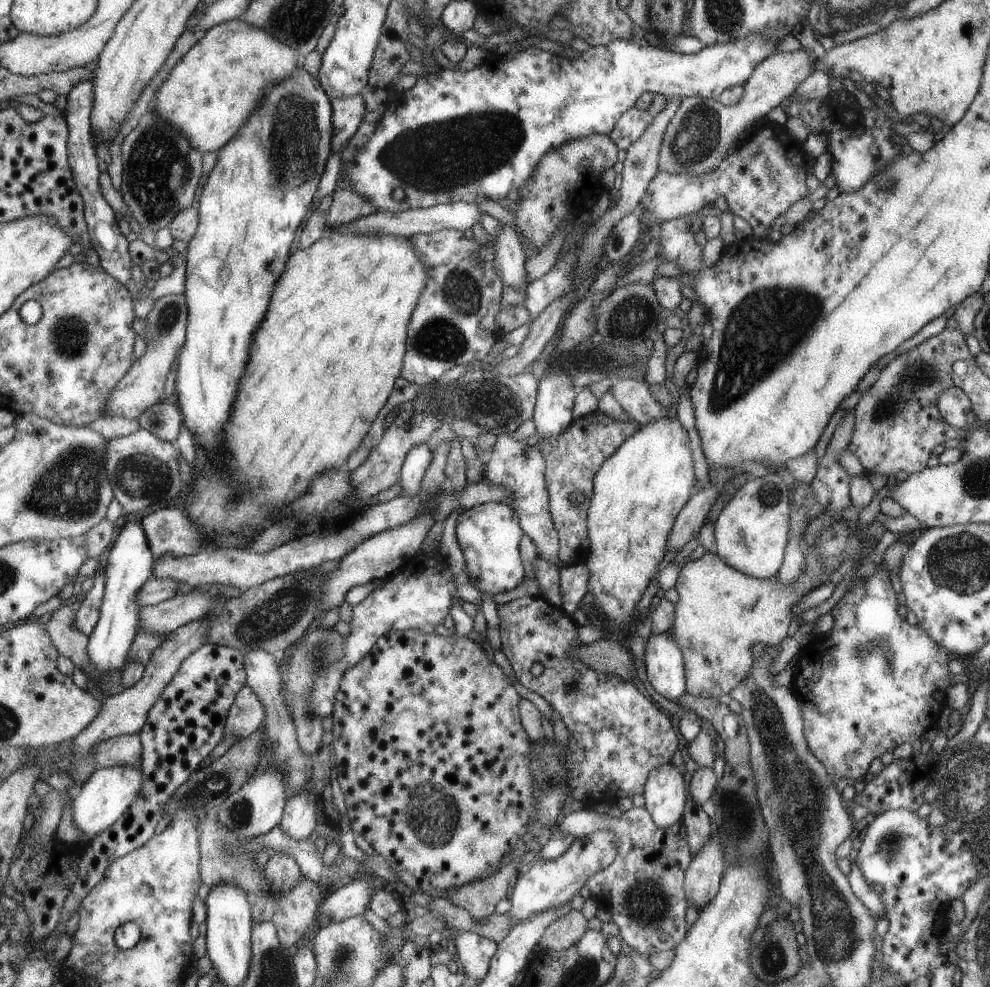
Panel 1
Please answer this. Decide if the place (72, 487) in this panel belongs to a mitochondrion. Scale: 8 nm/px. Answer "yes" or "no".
yes

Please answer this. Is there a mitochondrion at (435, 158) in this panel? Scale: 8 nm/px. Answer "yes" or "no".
yes

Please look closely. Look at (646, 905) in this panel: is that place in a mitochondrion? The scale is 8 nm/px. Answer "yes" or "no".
yes

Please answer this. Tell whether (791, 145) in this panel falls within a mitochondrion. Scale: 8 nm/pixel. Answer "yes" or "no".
no

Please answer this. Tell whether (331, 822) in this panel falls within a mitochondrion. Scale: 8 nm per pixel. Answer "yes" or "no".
no

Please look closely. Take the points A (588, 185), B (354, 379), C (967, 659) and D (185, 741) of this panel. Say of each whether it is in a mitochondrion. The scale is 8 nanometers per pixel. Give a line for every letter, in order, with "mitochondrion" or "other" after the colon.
A: other
B: other
C: other
D: other

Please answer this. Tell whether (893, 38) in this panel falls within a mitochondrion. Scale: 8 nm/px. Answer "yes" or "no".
no

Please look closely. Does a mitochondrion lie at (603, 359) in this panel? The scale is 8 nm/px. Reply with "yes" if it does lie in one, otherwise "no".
yes

